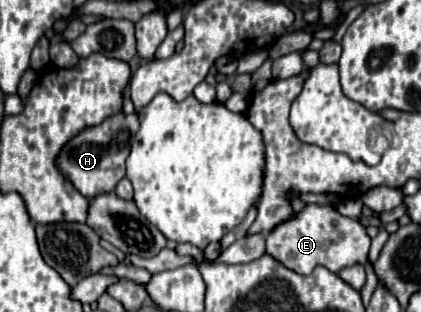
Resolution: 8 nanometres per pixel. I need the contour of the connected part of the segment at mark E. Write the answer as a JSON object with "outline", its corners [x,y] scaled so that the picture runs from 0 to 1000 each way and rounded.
{"outline":[[[732,651],[713,683],[698,683],[632,753],[632,811],[713,881],[741,875],[741,862],[755,849],[784,862],[789,875],[803,875],[817,856],[869,849],[874,804],[879,760],[855,708],[808,689],[784,657]]]}

